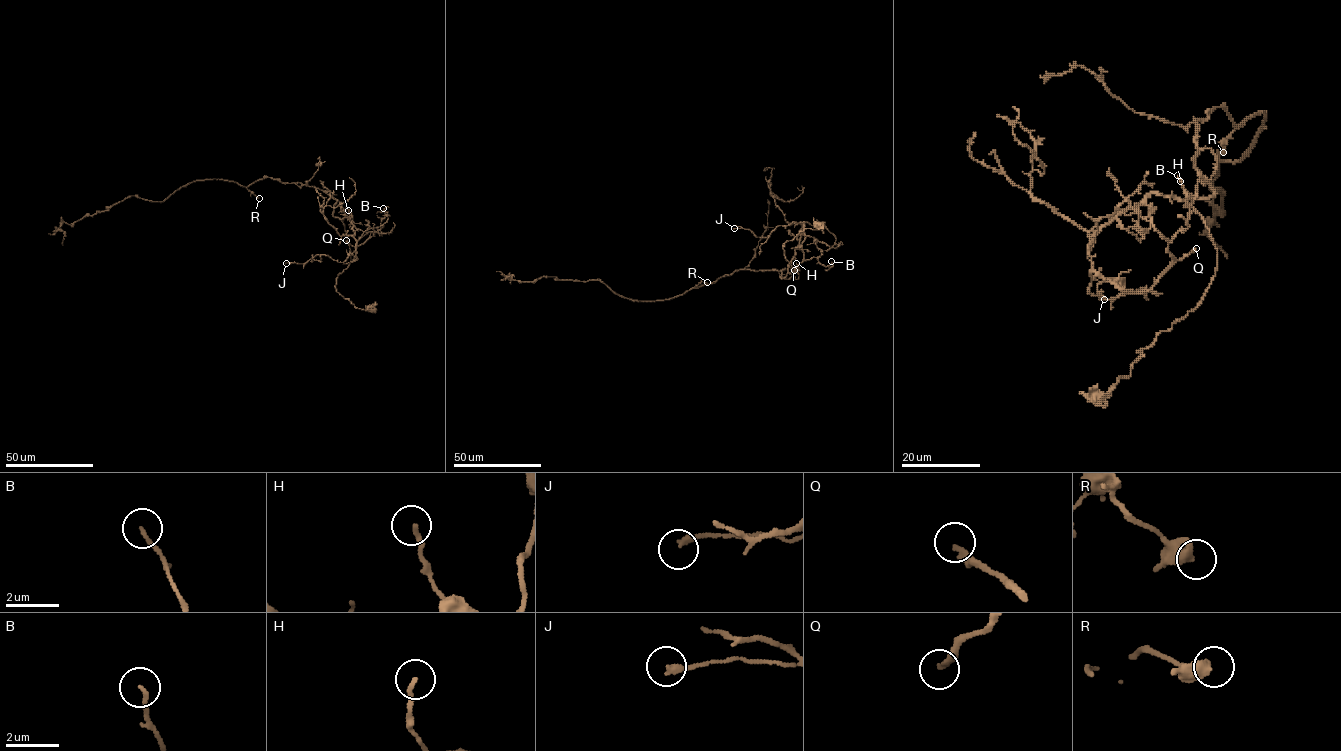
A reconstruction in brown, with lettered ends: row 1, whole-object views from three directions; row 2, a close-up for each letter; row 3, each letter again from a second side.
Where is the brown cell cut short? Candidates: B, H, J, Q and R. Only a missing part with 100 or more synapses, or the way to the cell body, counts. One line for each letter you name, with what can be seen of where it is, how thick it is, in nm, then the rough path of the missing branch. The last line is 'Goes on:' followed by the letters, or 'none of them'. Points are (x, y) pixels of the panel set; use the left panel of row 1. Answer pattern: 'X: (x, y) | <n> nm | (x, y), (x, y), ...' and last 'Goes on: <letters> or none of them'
Goes on: none of them

